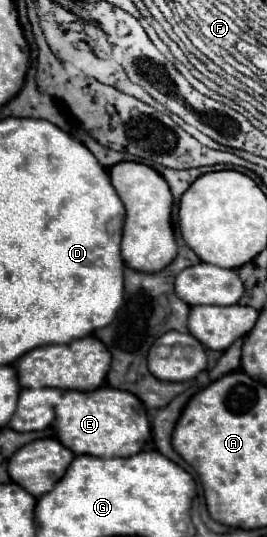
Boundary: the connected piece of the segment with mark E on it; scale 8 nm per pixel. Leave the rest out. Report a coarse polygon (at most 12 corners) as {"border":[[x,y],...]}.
{"border":[[61,390],[57,440],[73,454],[133,456],[151,438],[125,390]]}

